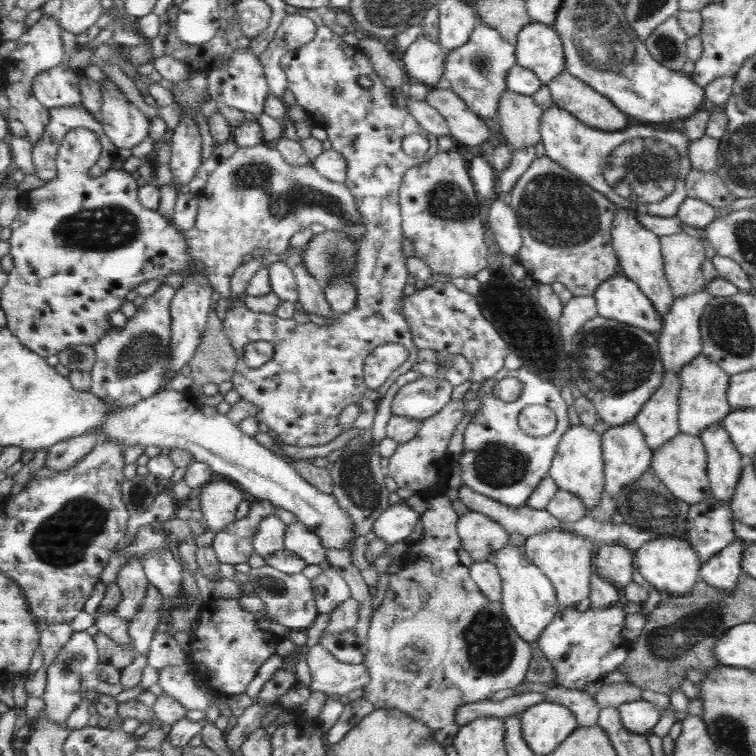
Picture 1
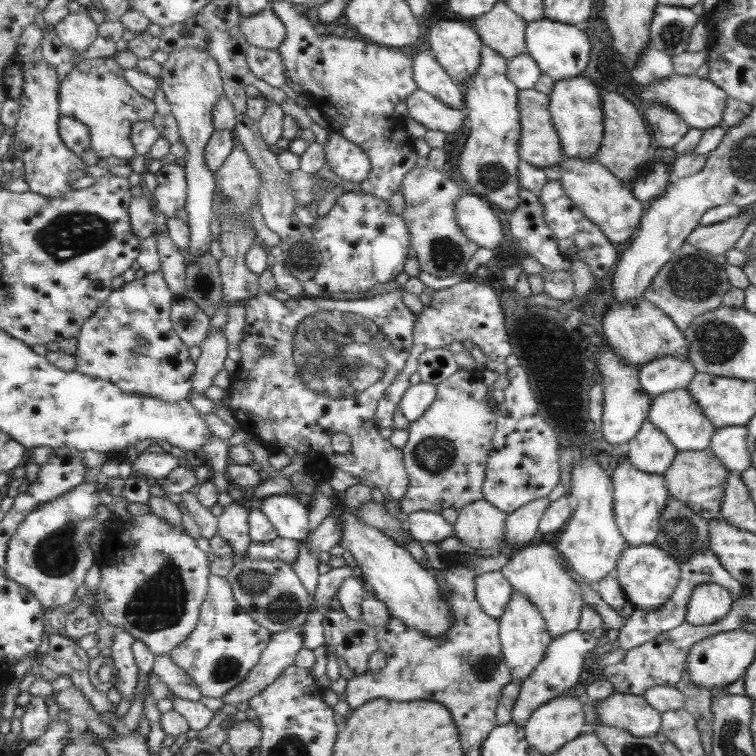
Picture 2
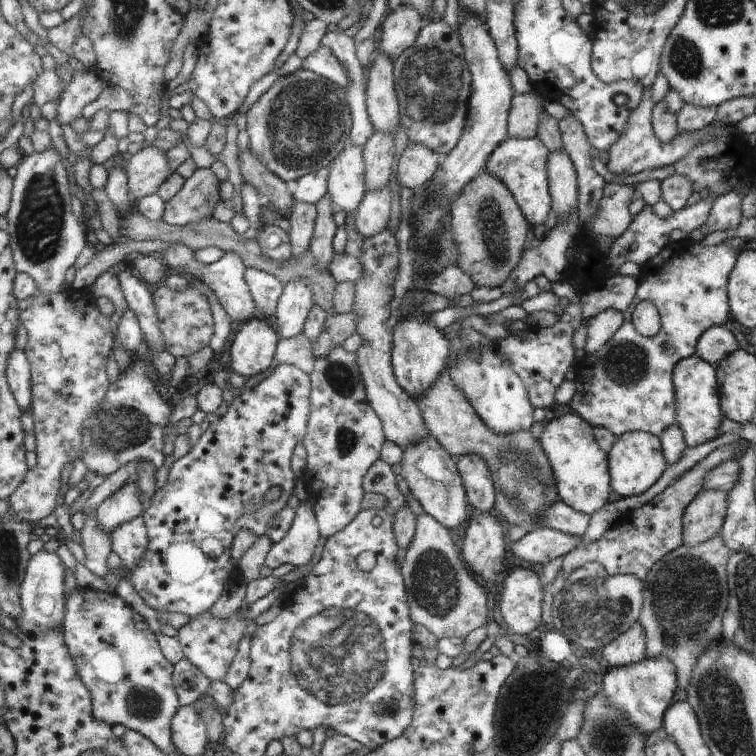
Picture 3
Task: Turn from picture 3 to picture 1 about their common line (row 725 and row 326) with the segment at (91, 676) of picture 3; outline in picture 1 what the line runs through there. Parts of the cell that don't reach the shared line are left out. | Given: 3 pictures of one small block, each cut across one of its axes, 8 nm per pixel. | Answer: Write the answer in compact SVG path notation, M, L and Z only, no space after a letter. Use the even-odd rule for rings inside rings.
M162 283L137 313L127 318L124 328L110 326L108 333L95 345L97 362L91 372L92 391L107 401L119 405L136 405L168 387L169 362L172 354L172 302L177 288Z

